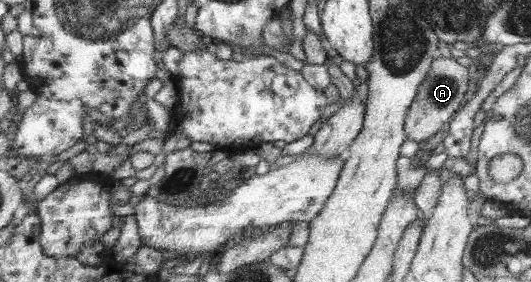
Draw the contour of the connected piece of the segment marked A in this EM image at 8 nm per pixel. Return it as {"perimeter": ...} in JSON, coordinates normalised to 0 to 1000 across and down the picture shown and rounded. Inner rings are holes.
{"perimeter":[[[829,199],[819,209],[804,280],[797,287],[789,330],[782,344],[782,365],[774,372],[770,401],[766,401],[765,461],[770,496],[802,504],[808,486],[827,472],[855,418],[855,404],[861,404],[868,372],[876,365],[889,252],[887,234],[876,238],[851,202]]]}

